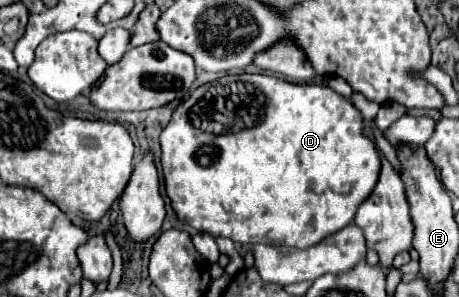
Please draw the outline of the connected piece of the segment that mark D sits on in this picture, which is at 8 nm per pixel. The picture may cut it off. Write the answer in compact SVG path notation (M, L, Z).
M247 73L225 75L205 85L199 85L173 111L169 125L163 129L159 137L159 143L161 143L161 165L163 165L163 177L165 177L165 191L167 191L167 197L171 199L171 207L177 213L179 221L191 225L193 229L201 233L209 233L213 237L227 237L241 245L267 243L267 245L275 245L281 249L303 249L347 227L353 221L355 211L361 205L361 199L365 199L365 195L369 195L369 191L373 189L373 183L377 183L377 171L381 163L375 143L371 139L365 139L363 135L363 117L351 105L349 99L337 95L333 89L321 83L297 85L297 83L287 83L283 79L277 79L277 77L247 75Z

